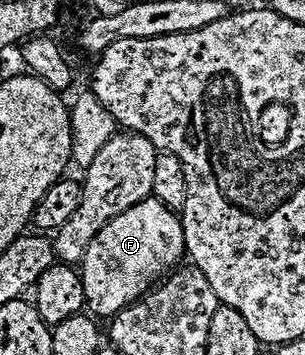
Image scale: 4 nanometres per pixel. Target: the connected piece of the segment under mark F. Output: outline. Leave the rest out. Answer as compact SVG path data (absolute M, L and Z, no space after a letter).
M154 196L139 200L139 204L131 204L127 212L119 212L119 216L107 220L107 224L103 224L99 232L95 232L91 244L87 246L87 252L81 258L79 273L83 280L86 307L97 316L119 313L123 307L144 298L154 284L160 283L182 261L180 258L183 258L184 254L183 228L176 209Z

